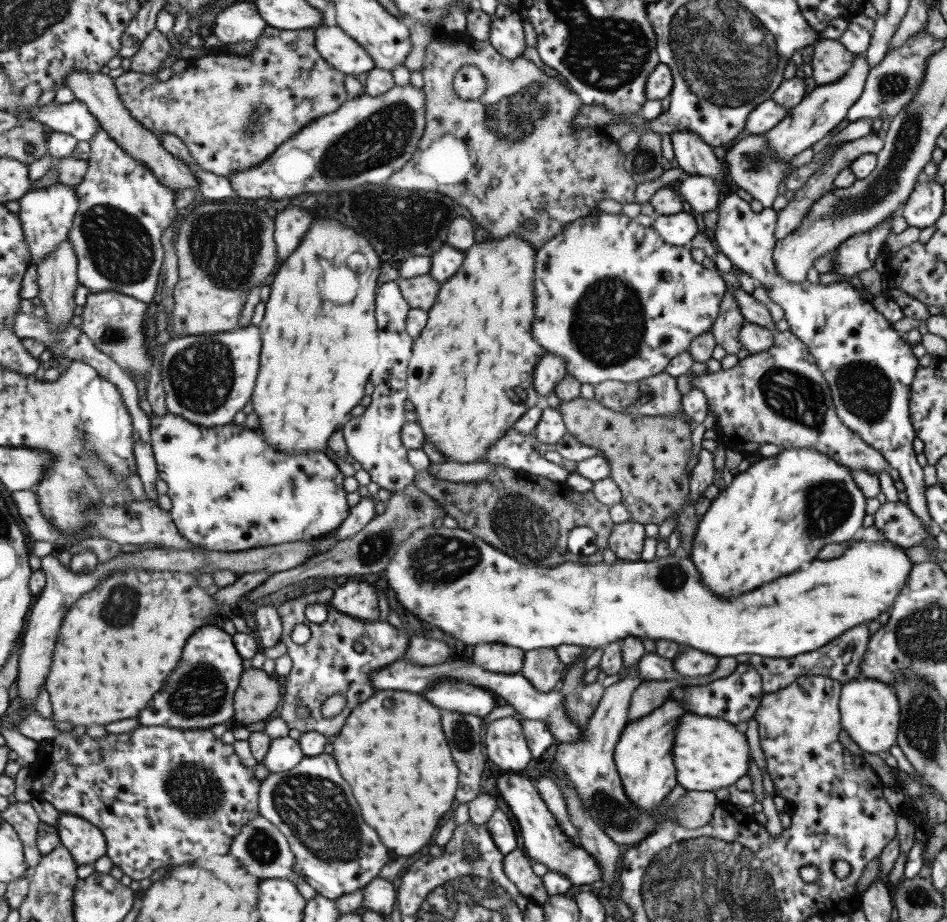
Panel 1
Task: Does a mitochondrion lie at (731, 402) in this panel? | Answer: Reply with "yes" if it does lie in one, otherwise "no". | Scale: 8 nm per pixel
no

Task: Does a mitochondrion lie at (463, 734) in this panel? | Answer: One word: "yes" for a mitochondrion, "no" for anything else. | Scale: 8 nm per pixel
yes

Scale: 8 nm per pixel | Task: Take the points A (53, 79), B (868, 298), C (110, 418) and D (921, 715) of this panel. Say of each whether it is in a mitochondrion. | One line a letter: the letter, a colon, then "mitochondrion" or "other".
A: other
B: other
C: other
D: mitochondrion

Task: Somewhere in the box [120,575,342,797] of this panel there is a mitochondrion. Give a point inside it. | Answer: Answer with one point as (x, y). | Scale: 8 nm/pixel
(200, 691)

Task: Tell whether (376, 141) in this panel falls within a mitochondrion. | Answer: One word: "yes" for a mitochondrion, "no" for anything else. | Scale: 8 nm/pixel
yes

